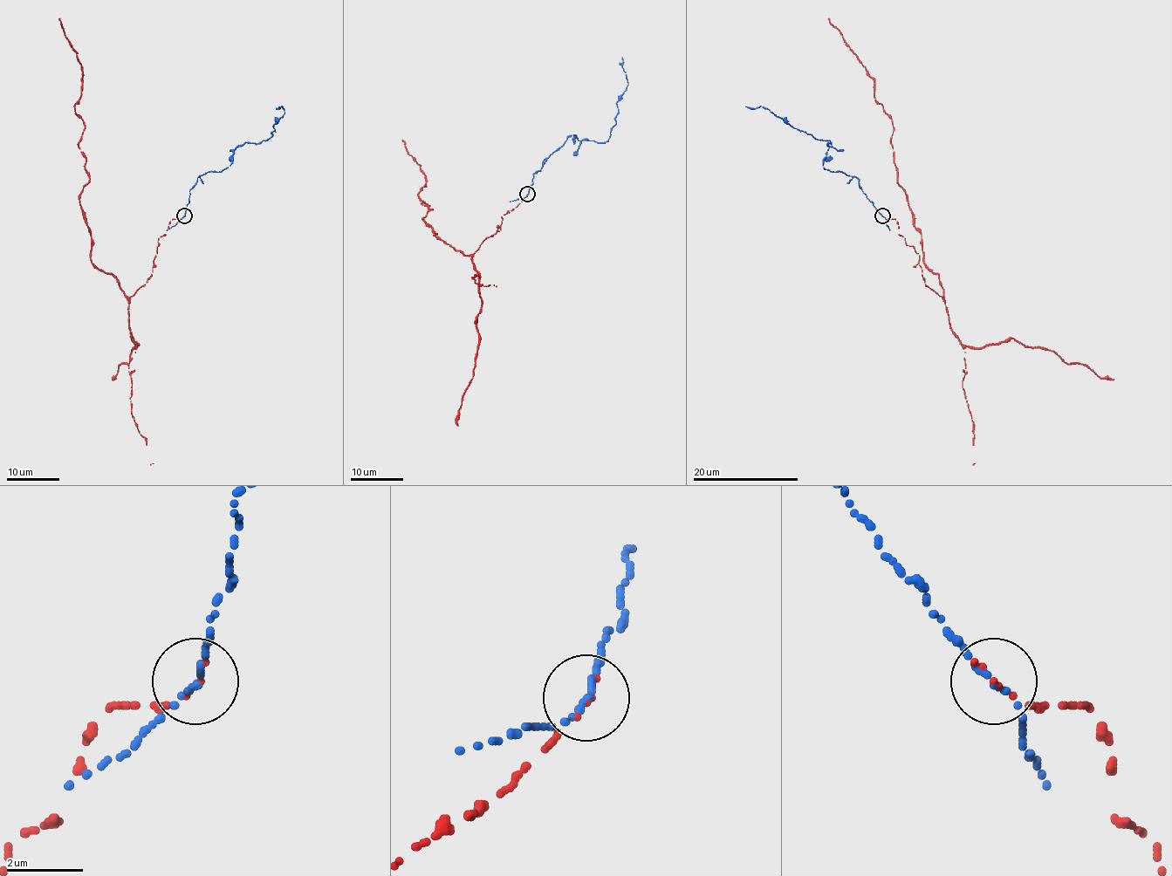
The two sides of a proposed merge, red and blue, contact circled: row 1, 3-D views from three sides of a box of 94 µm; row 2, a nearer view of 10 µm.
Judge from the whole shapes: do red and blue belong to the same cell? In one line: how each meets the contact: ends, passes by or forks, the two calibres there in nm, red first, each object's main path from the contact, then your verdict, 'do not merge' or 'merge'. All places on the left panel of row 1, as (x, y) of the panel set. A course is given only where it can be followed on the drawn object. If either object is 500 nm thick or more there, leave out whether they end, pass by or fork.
red ends | blue passes by | 100/140 nm | red via (185, 215), (132, 297), (90, 258), (82, 65), (59, 17) | blue via (184, 215), (197, 179), (231, 163), (238, 146), (268, 139), (284, 114), (279, 106) | merge

